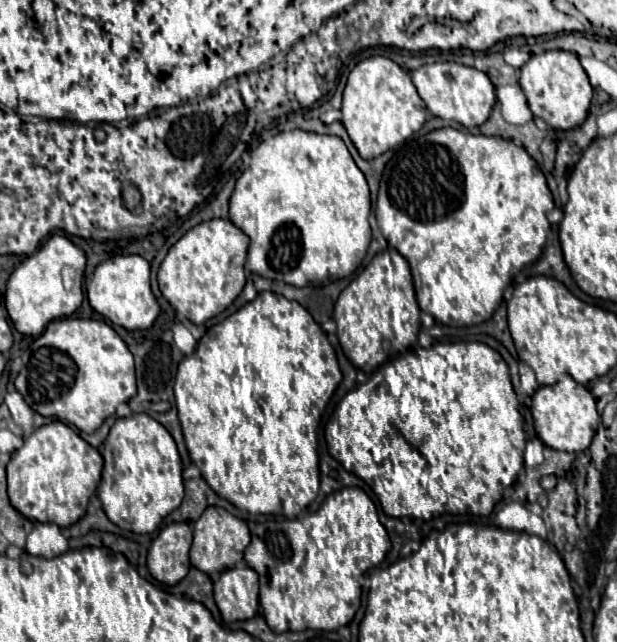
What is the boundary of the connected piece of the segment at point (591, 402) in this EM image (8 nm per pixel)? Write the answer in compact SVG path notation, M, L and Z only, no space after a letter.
M563 378L555 386L541 386L533 394L533 420L535 420L535 430L539 438L543 440L545 446L553 450L563 450L563 452L583 452L589 448L597 426L599 426L599 414L595 408L595 398L593 394L583 386L577 384L573 378Z

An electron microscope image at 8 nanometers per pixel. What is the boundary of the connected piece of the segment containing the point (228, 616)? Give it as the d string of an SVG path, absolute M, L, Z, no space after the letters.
M233 568L215 582L215 602L223 622L249 620L259 608L259 576L251 568Z

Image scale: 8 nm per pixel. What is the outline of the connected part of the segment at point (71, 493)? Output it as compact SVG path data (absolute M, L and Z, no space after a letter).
M51 422L37 428L31 436L25 438L23 448L13 452L11 462L7 466L7 484L9 484L9 500L11 504L31 522L53 522L61 528L75 524L87 510L89 498L95 494L97 484L101 480L103 458L101 454L89 446L81 436L77 436L63 422Z

